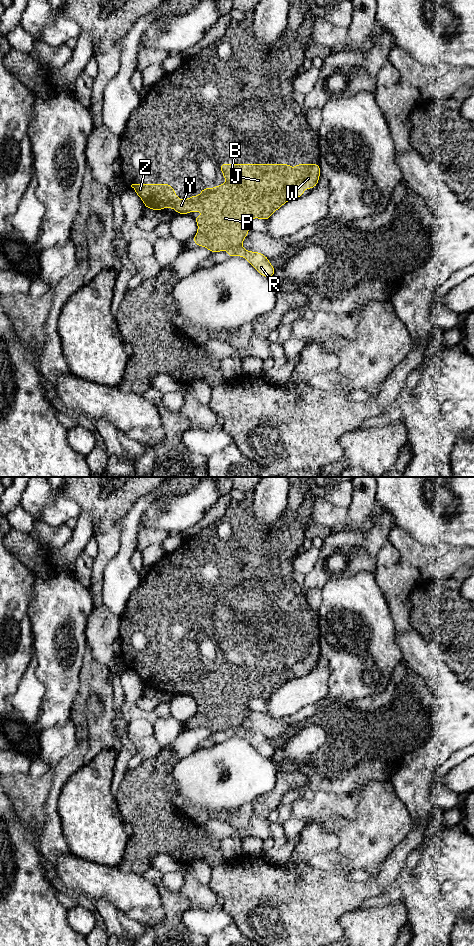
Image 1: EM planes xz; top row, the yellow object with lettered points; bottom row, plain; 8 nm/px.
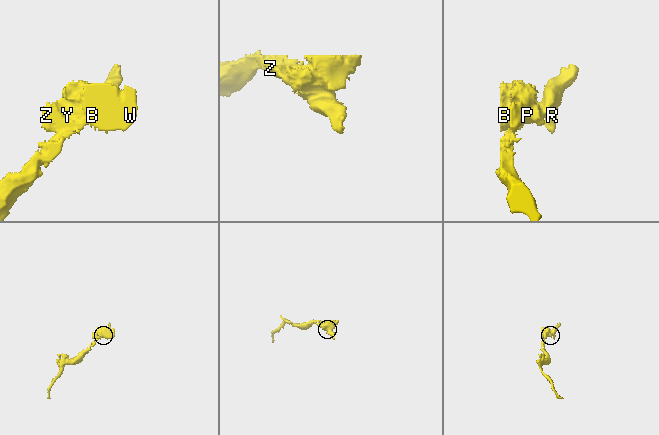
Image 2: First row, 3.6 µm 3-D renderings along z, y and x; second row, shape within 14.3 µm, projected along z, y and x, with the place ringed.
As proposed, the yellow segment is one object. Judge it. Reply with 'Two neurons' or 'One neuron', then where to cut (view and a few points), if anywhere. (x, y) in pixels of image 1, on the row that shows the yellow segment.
Two neurons. Split along xz (241, 245), (229, 250)

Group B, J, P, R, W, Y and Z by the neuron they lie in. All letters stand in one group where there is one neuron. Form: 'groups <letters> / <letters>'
groups B J P W Y Z / R

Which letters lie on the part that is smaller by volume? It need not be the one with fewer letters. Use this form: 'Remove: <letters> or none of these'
Remove: R

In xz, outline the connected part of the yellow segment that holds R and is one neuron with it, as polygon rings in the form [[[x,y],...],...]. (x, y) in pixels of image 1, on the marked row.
[[[240,246],[230,249],[228,256],[230,258],[233,256],[244,257],[257,270],[259,274],[270,279],[273,277],[275,268],[270,264],[269,259],[260,252],[251,252]]]

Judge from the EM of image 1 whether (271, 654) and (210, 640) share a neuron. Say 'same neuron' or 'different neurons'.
same neuron

